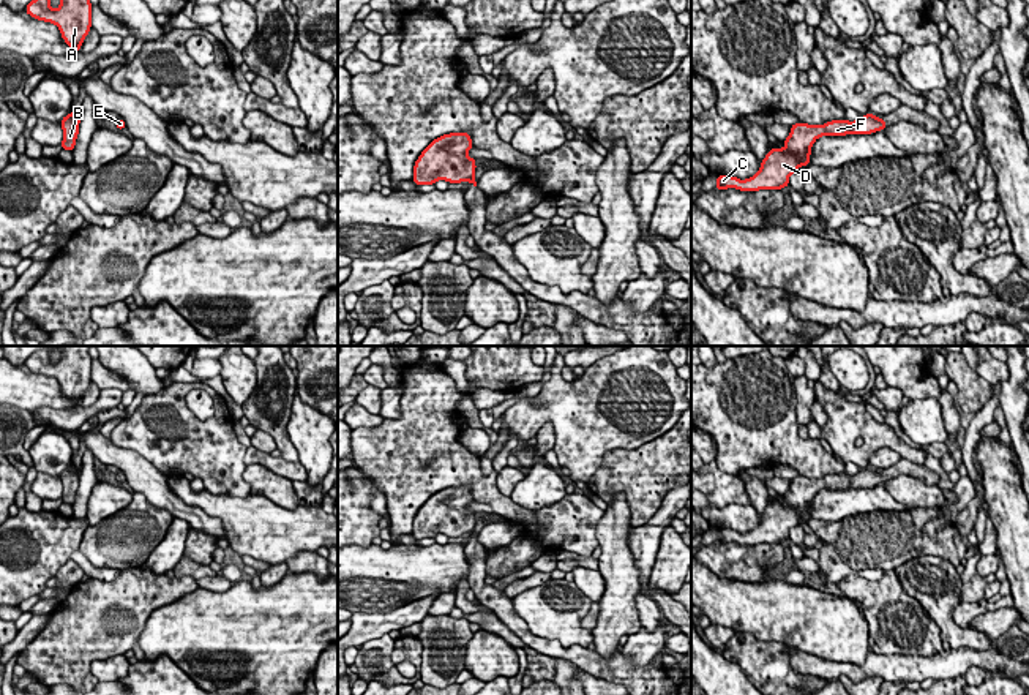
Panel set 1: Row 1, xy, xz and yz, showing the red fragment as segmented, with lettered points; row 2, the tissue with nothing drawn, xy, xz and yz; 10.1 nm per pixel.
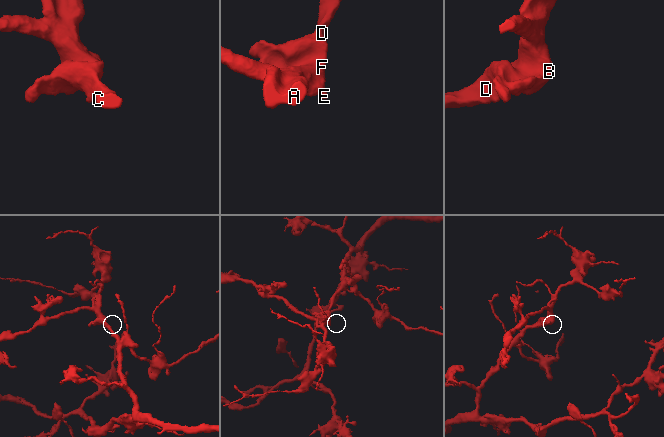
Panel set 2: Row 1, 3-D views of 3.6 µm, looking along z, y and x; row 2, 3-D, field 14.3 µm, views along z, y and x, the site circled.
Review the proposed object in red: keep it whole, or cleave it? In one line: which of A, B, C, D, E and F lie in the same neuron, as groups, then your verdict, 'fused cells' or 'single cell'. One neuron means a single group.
groups A B C D E F; single cell

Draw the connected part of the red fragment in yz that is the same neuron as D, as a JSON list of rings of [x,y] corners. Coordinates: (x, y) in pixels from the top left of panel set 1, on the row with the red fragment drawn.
[[[868,112],[855,122],[832,120],[824,125],[797,122],[791,126],[789,136],[783,141],[784,148],[773,147],[761,160],[761,169],[746,180],[732,175],[718,175],[715,190],[735,188],[740,191],[781,190],[789,186],[789,175],[799,172],[803,164],[808,167],[811,147],[821,136],[873,134],[884,131],[887,122]]]

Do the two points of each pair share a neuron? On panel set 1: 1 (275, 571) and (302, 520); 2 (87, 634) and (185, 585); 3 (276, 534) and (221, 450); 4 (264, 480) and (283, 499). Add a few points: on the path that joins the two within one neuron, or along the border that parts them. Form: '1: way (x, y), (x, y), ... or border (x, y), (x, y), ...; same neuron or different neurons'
1: border (284, 561), (272, 566); different neurons
2: way (111, 613), (128, 613), (150, 591), (161, 589); same neuron
3: border (250, 493), (245, 496), (212, 495); different neurons
4: way (269, 485), (278, 495); same neuron

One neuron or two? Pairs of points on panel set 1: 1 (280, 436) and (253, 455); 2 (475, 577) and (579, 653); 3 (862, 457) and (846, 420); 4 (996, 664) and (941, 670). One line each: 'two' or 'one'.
1: two
2: one
3: one
4: one

